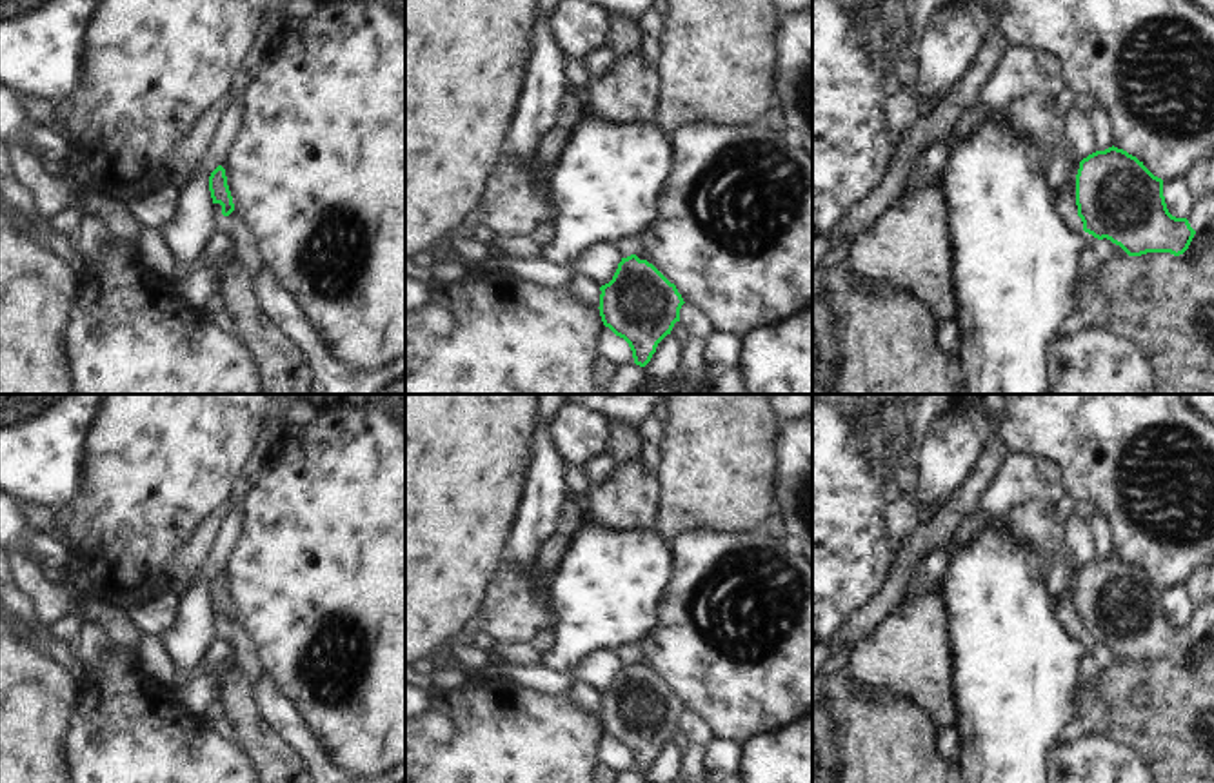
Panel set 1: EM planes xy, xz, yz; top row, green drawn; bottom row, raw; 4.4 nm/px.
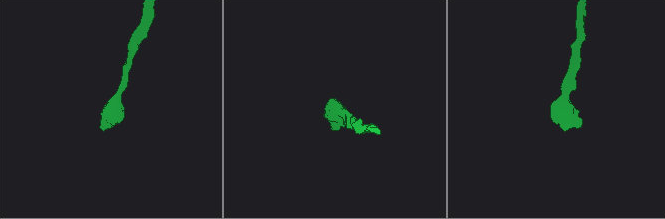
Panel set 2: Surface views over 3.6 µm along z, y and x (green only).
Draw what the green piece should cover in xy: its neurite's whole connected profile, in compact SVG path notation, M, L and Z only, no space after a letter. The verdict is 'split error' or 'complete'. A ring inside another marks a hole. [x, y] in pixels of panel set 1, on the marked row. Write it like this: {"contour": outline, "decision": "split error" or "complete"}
{"contour": "M218 165L209 176L209 191L213 203L222 205L222 214L229 216L234 211L233 196L227 185L225 169Z", "decision": "complete"}

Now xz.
{"contour": "M636 254L622 258L612 280L600 291L603 325L623 338L634 363L645 367L658 343L680 322L685 303L682 294L652 263Z", "decision": "complete"}

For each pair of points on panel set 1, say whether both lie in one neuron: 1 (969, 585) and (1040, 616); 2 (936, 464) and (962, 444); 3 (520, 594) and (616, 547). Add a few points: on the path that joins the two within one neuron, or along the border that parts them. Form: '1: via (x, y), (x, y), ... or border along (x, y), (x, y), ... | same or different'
1: via (987, 587), (1022, 616) | same
2: via (942, 458), (956, 444) | same
3: border along (551, 574), (547, 598), (557, 622) | different

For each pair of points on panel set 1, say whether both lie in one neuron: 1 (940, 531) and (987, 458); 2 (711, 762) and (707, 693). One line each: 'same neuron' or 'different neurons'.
1: same neuron
2: different neurons

